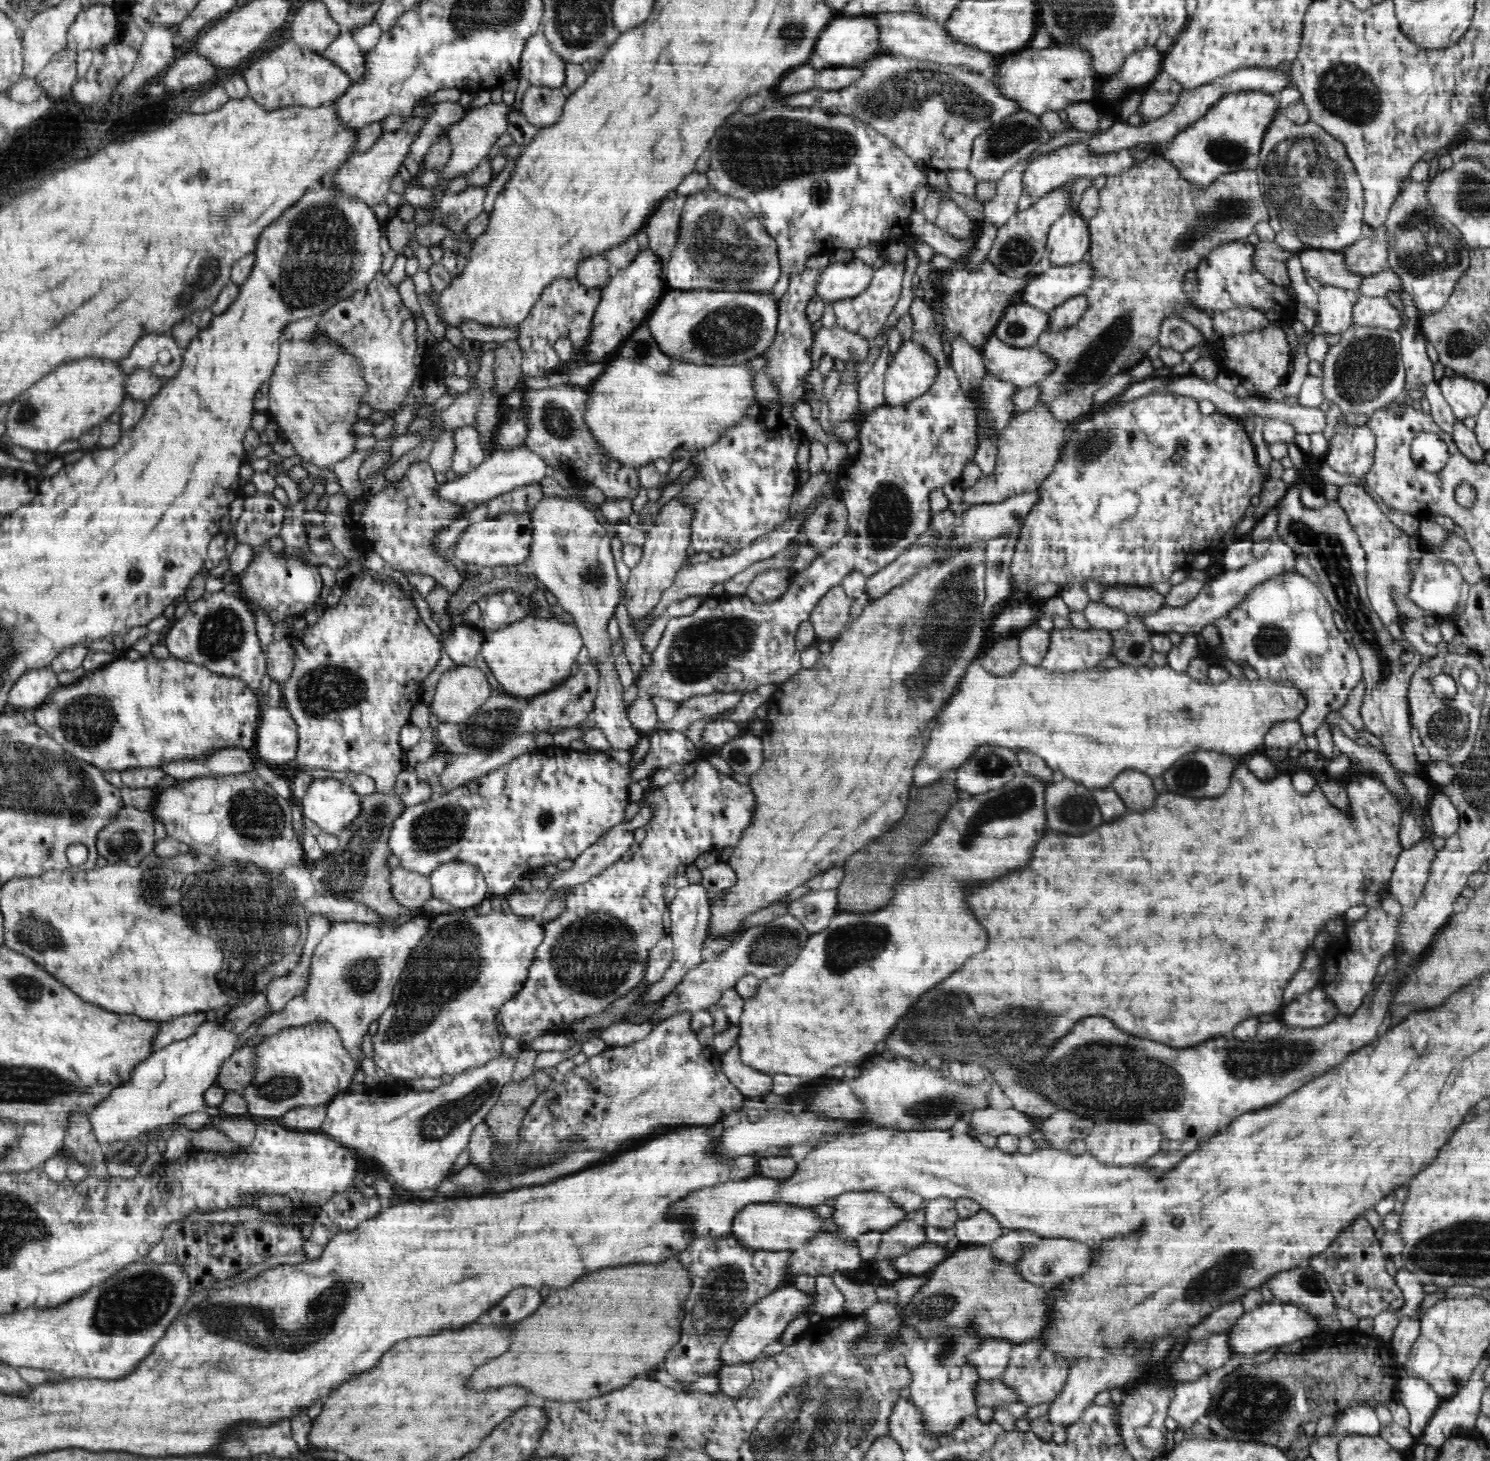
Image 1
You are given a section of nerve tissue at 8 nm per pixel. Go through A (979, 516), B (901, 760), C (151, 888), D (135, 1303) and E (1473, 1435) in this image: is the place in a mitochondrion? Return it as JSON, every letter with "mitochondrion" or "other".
{"A":"other","B":"other","C":"mitochondrion","D":"mitochondrion","E":"other"}

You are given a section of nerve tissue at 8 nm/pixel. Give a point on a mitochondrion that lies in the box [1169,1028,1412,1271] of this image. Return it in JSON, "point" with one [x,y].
{"point":[1291,1057]}

